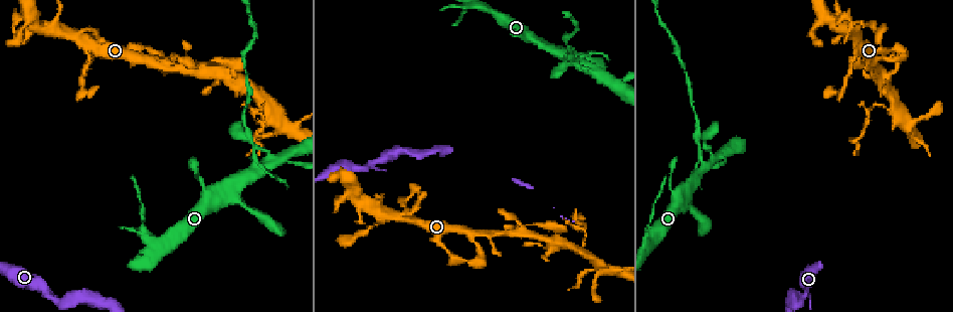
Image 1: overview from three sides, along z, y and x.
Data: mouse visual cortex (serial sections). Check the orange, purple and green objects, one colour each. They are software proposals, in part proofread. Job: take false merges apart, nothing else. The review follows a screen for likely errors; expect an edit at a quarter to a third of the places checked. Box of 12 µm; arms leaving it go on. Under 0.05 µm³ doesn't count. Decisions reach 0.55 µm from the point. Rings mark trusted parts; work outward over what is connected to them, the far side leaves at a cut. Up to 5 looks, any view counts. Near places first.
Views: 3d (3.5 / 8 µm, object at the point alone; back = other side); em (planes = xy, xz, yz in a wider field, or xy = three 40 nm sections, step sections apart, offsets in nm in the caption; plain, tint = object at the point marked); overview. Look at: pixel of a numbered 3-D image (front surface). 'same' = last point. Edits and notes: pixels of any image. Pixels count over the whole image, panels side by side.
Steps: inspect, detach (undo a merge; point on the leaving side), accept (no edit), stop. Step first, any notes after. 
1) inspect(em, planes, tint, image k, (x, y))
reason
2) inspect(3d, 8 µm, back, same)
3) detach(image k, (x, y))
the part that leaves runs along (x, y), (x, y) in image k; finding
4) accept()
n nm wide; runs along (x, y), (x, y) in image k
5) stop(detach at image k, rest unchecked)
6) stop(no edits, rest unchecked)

inspect(3d, 3.5 µm, back, image 1, (496, 232))
narrows sharply

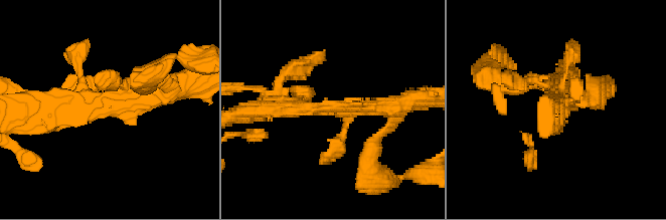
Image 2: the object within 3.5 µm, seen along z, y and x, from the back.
inspect(em, planes, tint, image 2, (110, 108))
shape alone is not enough

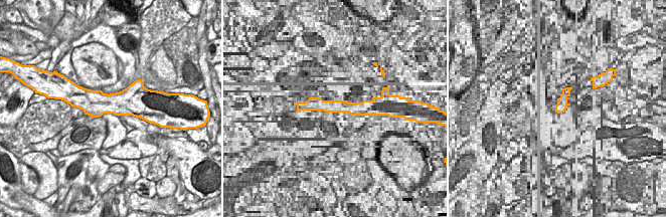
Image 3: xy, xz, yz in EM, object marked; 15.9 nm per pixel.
accept()
420 nm wide; runs along (173, 89), (118, 107), (40, 107) in image 2; one cell here

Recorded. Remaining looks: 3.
inspect(3d, 3.5 µm, image 1, (894, 103))
thin arm on a thick one

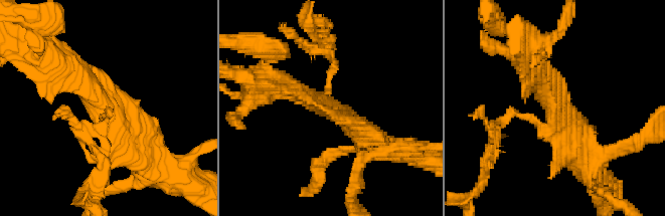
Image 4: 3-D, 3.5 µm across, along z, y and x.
inspect(em, xy, step 1, tint, image 4, (557, 114))

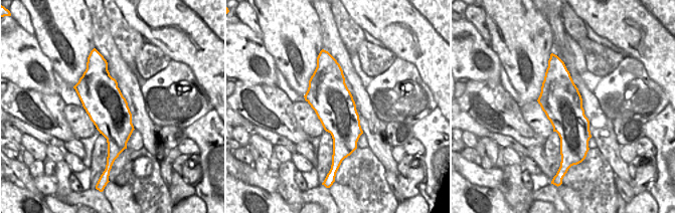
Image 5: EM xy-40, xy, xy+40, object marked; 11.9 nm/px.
detach(image 4, (511, 114))
two cells meet here

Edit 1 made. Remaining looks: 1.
stop(detach at image 4, rest unchecked)

